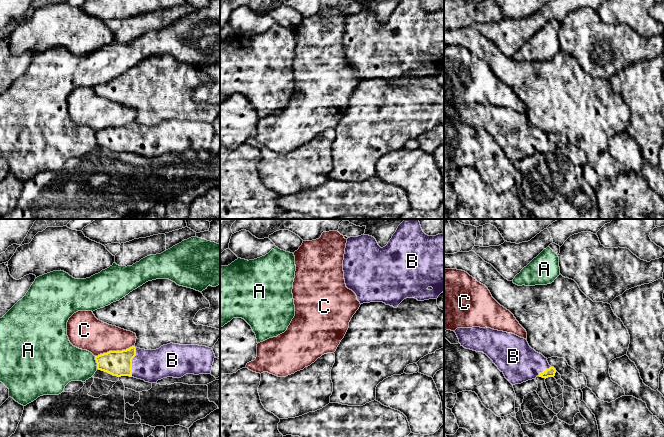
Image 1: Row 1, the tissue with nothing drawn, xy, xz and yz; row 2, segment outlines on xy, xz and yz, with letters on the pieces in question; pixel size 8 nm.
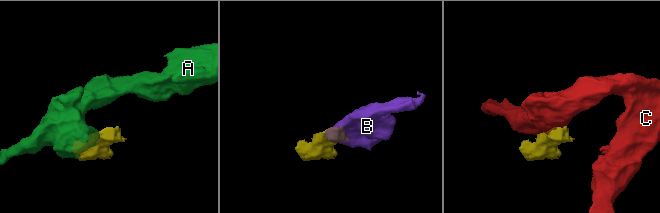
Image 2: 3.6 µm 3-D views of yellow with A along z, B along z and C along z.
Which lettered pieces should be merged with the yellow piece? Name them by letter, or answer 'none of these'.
B

